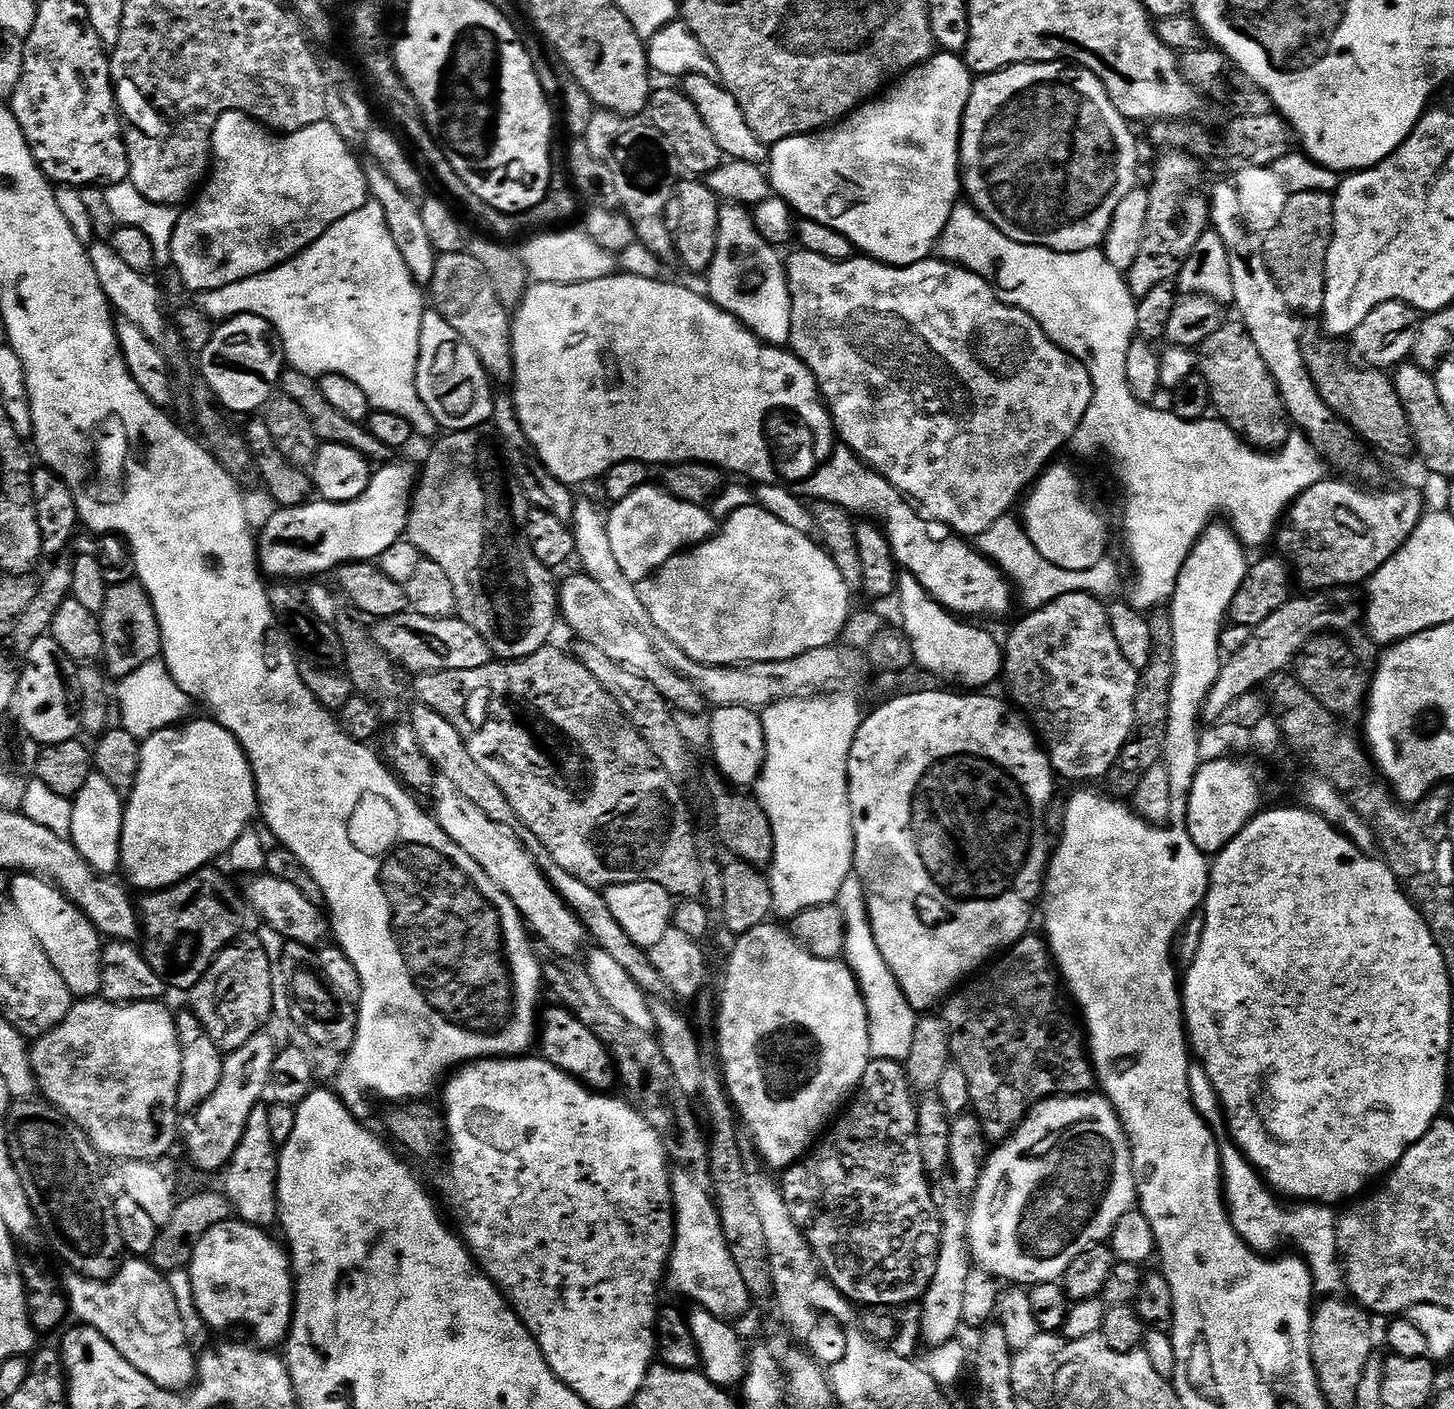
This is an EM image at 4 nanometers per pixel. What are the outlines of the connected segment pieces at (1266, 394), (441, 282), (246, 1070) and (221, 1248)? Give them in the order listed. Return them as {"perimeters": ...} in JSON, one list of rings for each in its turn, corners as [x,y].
{"perimeters":[[[[1226,322],[1198,349],[1198,372],[1209,384],[1211,407],[1223,420],[1257,450],[1282,448],[1290,435],[1288,411],[1280,397],[1278,386],[1254,346],[1254,338],[1239,322]]],[[[467,251],[446,252],[437,255],[430,291],[432,291],[432,296],[430,292],[431,307],[440,312],[442,318],[446,318],[446,322],[450,322],[450,326],[454,326],[454,330],[458,330],[458,334],[470,346],[470,350],[474,350],[474,354],[478,354],[478,358],[482,362],[482,366],[487,370],[489,377],[497,385],[511,385],[516,371],[514,370],[514,358],[512,357],[512,321],[510,312],[498,300],[494,286],[491,285],[491,280],[487,277],[483,266],[479,265]]],[[[260,1031],[250,1038],[246,1046],[238,1046],[238,1050],[224,1056],[222,1066],[222,1082],[218,1082],[218,1090],[202,1102],[194,1111],[187,1113],[182,1120],[182,1148],[188,1151],[192,1164],[204,1172],[216,1172],[227,1168],[234,1150],[238,1150],[238,1142],[242,1142],[242,1134],[246,1130],[246,1122],[250,1114],[261,1107],[263,1098],[268,1092],[270,1070],[274,1066],[274,1058],[278,1051],[267,1031]]],[[[239,1218],[222,1222],[198,1242],[186,1275],[192,1279],[196,1312],[210,1327],[245,1324],[256,1335],[257,1345],[272,1350],[287,1341],[292,1328],[294,1281],[289,1249],[268,1235],[272,1234]]]]}

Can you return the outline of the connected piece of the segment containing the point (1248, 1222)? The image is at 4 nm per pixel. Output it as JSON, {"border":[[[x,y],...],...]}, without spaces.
{"border":[[[1198,1062],[1189,1063],[1188,1077],[1194,1106],[1211,1128],[1216,1136],[1216,1144],[1220,1147],[1220,1174],[1224,1182],[1224,1198],[1234,1230],[1255,1252],[1261,1254],[1272,1254],[1280,1250],[1275,1248],[1280,1248],[1283,1244],[1293,1244],[1297,1248],[1293,1249],[1311,1270],[1312,1283],[1321,1297],[1332,1298],[1343,1293],[1346,1281],[1338,1250],[1337,1209],[1323,1202],[1304,1202],[1299,1206],[1292,1206],[1296,1208],[1283,1208],[1276,1201],[1279,1200],[1277,1193],[1268,1187],[1264,1177],[1257,1172],[1255,1166],[1247,1160],[1228,1135],[1224,1110],[1204,1067]]]}

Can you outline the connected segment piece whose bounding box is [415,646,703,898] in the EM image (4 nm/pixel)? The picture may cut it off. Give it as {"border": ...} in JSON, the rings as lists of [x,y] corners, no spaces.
{"border":[[[549,646],[538,650],[534,654],[530,654],[521,660],[505,660],[503,662],[493,662],[486,666],[478,666],[478,670],[446,670],[445,672],[421,672],[415,677],[416,680],[416,696],[421,705],[425,708],[435,708],[438,714],[442,714],[442,718],[446,718],[450,722],[450,726],[454,726],[454,730],[458,730],[458,734],[462,734],[462,742],[466,742],[466,750],[470,750],[470,755],[473,756],[474,762],[478,762],[478,766],[482,766],[482,770],[486,770],[486,774],[490,774],[490,779],[493,780],[494,786],[498,786],[498,790],[502,790],[502,794],[506,794],[506,802],[510,802],[510,806],[514,810],[517,821],[522,825],[525,824],[530,831],[536,835],[538,843],[544,847],[543,851],[552,857],[553,862],[558,866],[562,866],[562,870],[566,870],[570,874],[574,874],[574,878],[578,878],[582,882],[586,882],[591,888],[603,889],[605,886],[614,884],[629,884],[630,882],[654,882],[658,886],[662,886],[667,892],[673,894],[687,894],[689,897],[696,898],[701,895],[703,890],[703,876],[700,873],[700,856],[697,852],[698,837],[692,829],[692,816],[688,813],[688,804],[684,801],[684,796],[680,793],[681,785],[671,774],[669,774],[663,766],[658,762],[658,758],[650,750],[650,746],[644,741],[640,734],[640,729],[636,728],[628,721],[628,716],[622,709],[616,707],[615,703],[610,699],[605,692],[602,682],[598,682],[598,678],[594,678],[594,674],[590,674],[590,670],[586,670],[586,666],[582,666],[582,662],[577,660],[571,651],[563,652],[560,648]]]}

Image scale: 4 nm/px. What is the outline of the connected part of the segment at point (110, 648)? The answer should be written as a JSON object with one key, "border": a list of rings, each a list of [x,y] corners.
{"border":[[[139,582],[113,584],[107,589],[103,611],[99,613],[101,634],[104,636],[102,664],[109,677],[129,676],[138,666],[161,655],[160,627],[148,591]]]}

